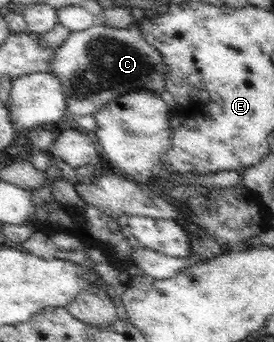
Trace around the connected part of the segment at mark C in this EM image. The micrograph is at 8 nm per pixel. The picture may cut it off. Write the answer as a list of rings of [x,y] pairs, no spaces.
[[[135,21],[130,27],[122,29],[94,24],[85,30],[71,32],[68,39],[55,49],[51,59],[51,72],[60,82],[66,96],[64,116],[74,117],[74,115],[92,115],[103,105],[127,91],[148,89],[161,93],[165,90],[167,67],[161,53],[143,38],[139,23]]]

